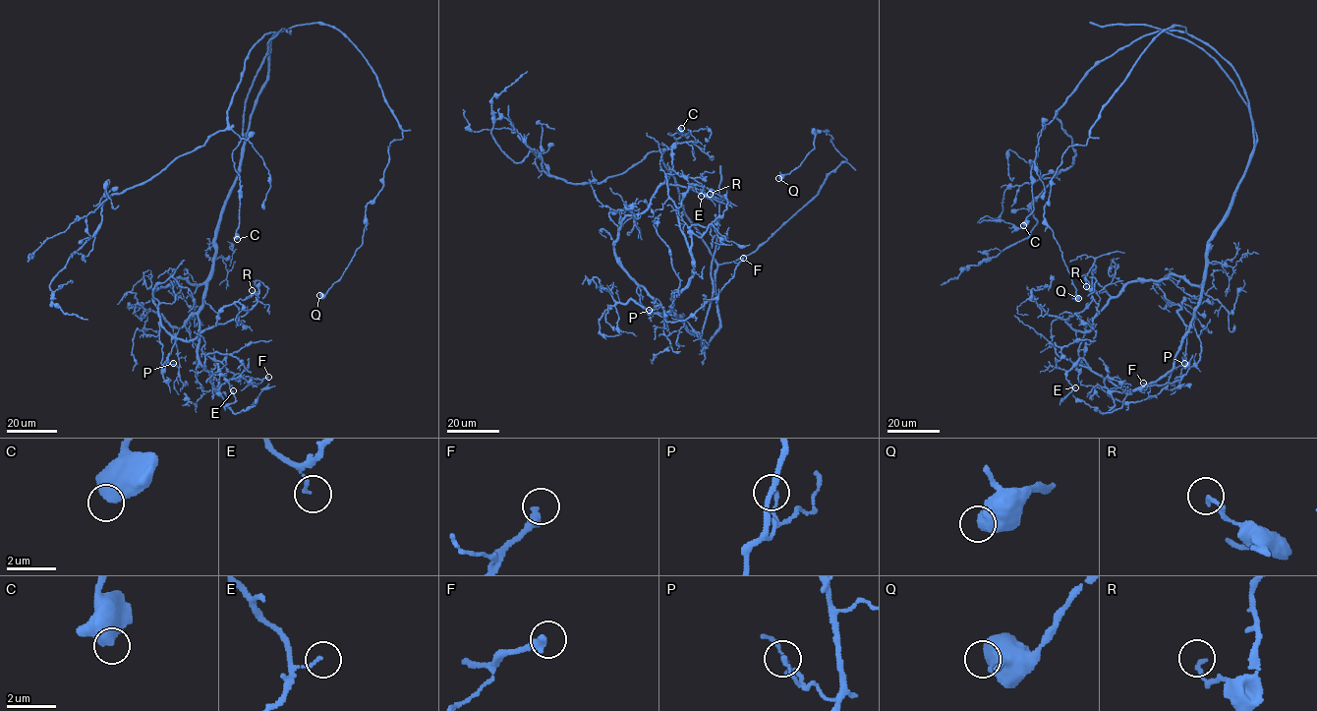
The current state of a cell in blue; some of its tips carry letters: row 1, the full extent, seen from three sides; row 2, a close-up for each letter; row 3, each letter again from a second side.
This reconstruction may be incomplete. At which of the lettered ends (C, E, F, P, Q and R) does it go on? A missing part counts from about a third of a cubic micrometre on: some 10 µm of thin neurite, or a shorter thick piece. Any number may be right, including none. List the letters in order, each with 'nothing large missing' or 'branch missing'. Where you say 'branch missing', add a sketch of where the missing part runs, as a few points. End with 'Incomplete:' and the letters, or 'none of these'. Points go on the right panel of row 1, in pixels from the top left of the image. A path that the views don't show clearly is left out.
C: nothing large missing
E: nothing large missing
F: nothing large missing
P: nothing large missing
Q: nothing large missing
R: nothing large missing
Incomplete: none of these

